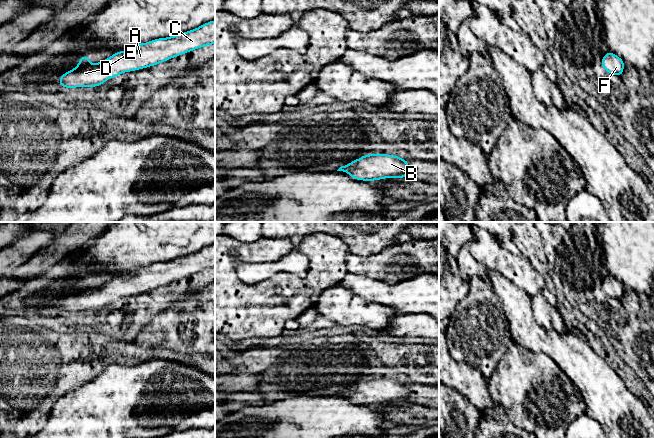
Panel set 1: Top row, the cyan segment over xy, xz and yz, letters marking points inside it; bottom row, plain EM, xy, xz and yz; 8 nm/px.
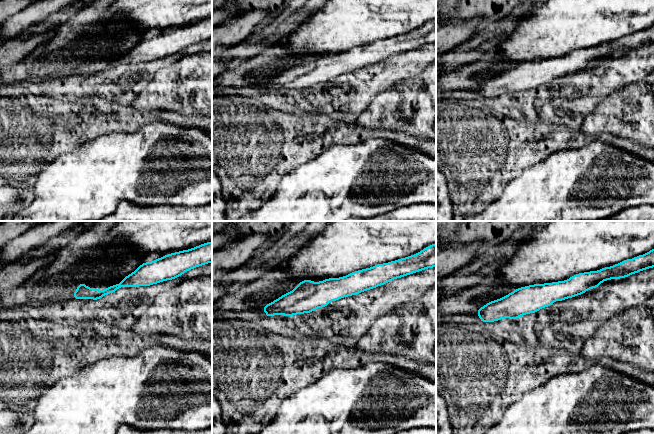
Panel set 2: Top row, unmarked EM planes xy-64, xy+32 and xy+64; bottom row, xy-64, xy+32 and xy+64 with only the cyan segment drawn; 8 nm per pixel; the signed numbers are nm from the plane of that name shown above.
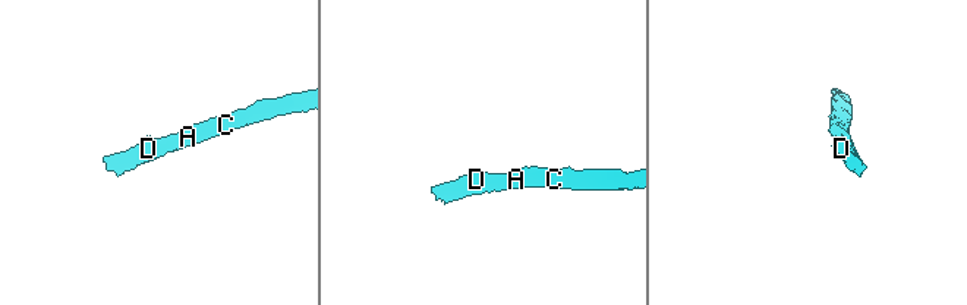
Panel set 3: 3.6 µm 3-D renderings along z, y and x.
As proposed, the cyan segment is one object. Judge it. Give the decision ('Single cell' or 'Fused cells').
Single cell

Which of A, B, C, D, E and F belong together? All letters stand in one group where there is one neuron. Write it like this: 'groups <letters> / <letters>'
groups A B C D E F

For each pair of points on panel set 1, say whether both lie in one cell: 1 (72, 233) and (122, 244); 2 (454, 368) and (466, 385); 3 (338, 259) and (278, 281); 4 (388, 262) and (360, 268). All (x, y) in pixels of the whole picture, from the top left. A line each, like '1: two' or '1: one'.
1: two
2: one
3: one
4: one

